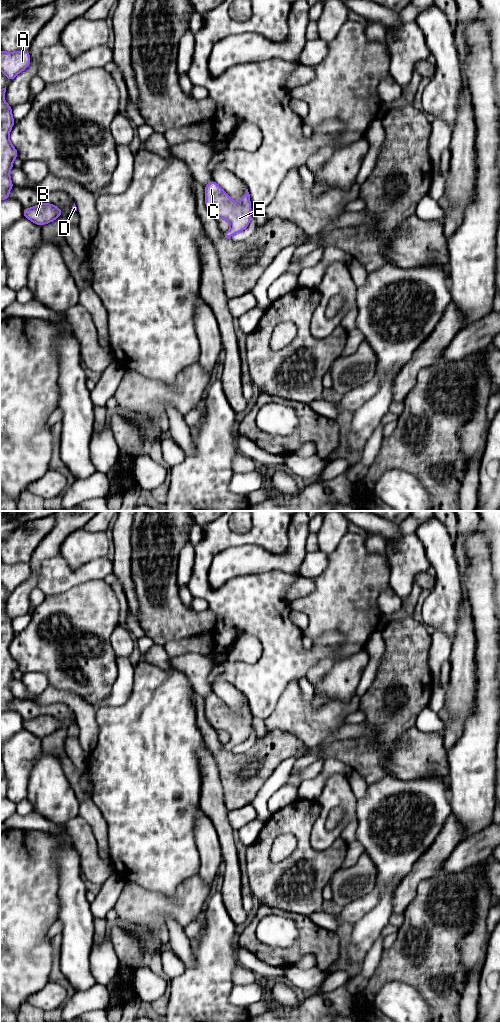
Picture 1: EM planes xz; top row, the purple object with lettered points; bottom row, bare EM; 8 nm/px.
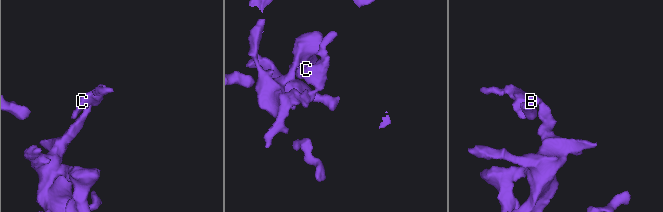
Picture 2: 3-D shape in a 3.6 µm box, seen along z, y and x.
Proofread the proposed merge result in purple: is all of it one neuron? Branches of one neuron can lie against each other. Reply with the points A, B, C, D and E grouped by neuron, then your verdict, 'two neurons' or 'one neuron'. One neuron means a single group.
A B C D E; one neuron

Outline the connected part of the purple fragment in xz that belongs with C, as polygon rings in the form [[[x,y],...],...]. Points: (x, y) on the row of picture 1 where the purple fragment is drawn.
[[[214,180],[205,186],[205,205],[208,210],[214,218],[223,218],[230,223],[229,231],[222,233],[226,239],[248,227],[251,219],[250,200],[248,189],[240,201],[233,201]]]

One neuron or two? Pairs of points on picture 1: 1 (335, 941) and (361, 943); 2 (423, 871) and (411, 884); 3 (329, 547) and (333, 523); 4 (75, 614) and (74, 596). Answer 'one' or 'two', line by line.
1: two
2: one
3: one
4: one

